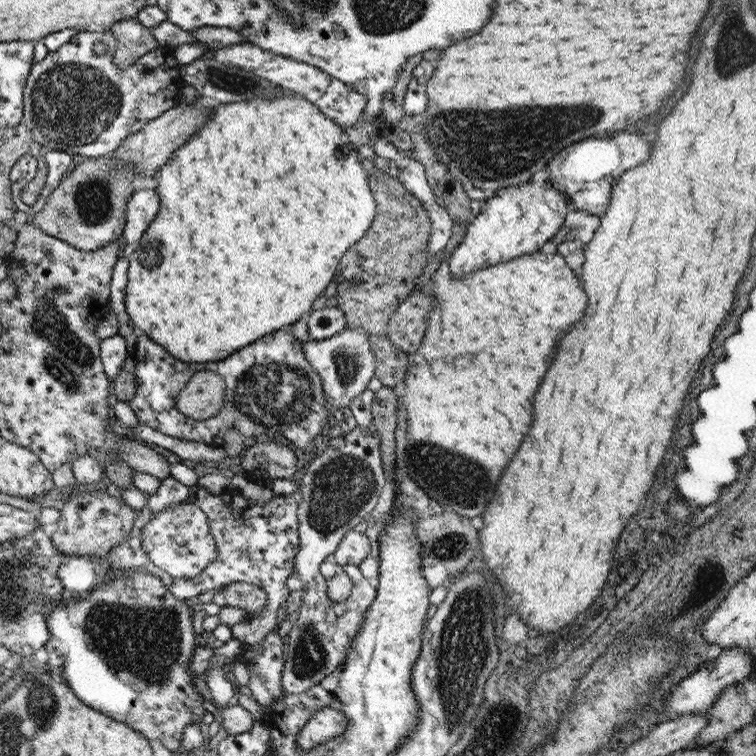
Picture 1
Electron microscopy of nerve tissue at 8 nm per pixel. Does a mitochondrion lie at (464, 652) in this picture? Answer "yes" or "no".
yes

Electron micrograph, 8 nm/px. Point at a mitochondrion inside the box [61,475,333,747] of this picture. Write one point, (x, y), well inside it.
(145, 642)

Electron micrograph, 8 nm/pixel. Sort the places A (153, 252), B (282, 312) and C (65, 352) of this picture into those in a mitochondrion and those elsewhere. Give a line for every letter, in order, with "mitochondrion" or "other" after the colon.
A: mitochondrion
B: other
C: mitochondrion

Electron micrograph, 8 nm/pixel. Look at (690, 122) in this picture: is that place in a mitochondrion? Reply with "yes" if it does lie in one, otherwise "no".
no

